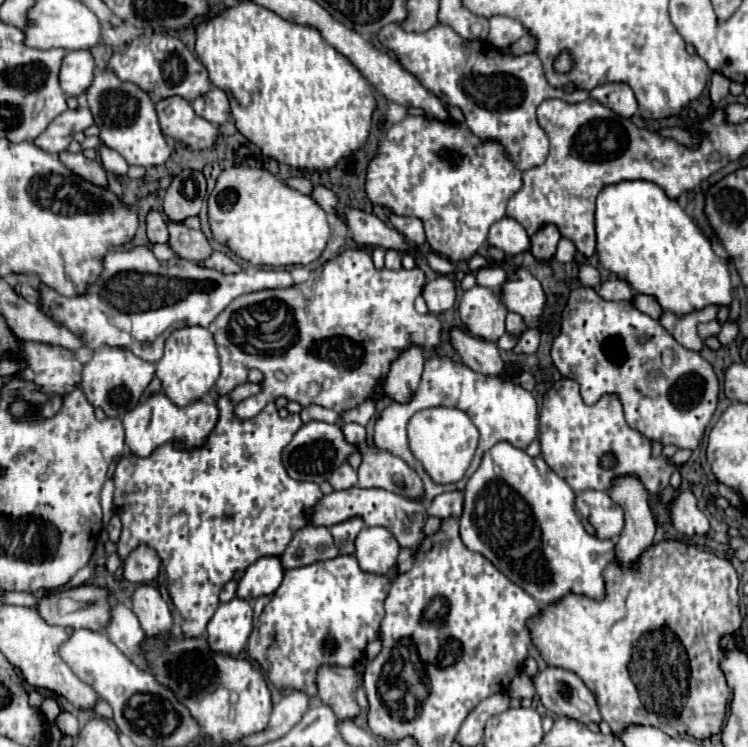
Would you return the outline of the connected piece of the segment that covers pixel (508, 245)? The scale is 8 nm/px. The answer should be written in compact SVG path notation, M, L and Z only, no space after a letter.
M507 216L489 228L487 242L489 246L503 250L507 256L515 256L529 250L529 236L525 228L515 218Z

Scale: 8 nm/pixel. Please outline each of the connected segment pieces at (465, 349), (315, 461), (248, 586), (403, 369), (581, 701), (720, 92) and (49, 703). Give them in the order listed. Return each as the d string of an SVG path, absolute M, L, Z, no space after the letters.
M451 330L451 340L461 360L473 372L479 372L485 376L501 376L501 372L505 374L505 366L501 362L497 344L469 336L461 330Z
M307 422L299 428L299 432L295 432L293 440L283 448L283 466L287 470L287 474L293 480L305 480L305 482L315 482L321 484L325 480L329 480L331 472L335 468L339 468L339 464L345 462L345 458L355 450L355 446L347 444L341 428L335 424L327 424L327 422Z
M259 558L245 570L239 582L237 596L243 600L255 600L259 596L271 596L283 580L283 566L279 558Z
M421 348L405 350L391 364L387 380L383 384L385 396L389 396L393 402L401 402L401 404L411 400L411 396L415 396L415 388L419 388L423 364L425 364L425 358L423 358Z
M545 668L535 678L535 690L541 698L541 704L557 714L557 716L571 716L581 724L601 722L599 708L595 704L595 696L589 688L569 670L563 668Z
M715 72L713 76L711 76L711 100L713 100L713 104L717 104L721 98L725 98L727 94L729 94L729 82L731 80L727 80L723 74L719 74L719 72Z
M49 698L41 704L41 714L45 716L45 720L55 720L59 716L59 712L61 712L61 708L53 698Z

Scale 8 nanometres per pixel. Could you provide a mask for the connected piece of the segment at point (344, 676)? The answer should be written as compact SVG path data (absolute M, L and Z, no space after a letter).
M321 666L317 674L319 698L323 704L331 704L337 720L353 720L359 716L361 708L355 700L355 692L361 686L363 676L355 668Z

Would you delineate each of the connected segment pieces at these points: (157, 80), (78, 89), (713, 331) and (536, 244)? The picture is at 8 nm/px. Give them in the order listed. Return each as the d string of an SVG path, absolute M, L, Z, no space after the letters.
M167 32L139 36L137 40L129 44L125 52L117 52L111 56L109 68L121 80L135 82L139 88L143 88L151 96L153 102L159 102L171 96L181 96L193 102L195 98L203 96L203 92L211 90L211 82L209 82L209 74L205 66L187 50L187 46L179 38Z
M89 50L67 52L61 64L59 82L67 96L79 96L93 80L93 56Z
M713 320L708 323L700 323L698 325L698 334L700 338L704 341L710 336L717 336L720 332L721 325L717 320Z
M553 224L543 226L531 238L531 254L535 256L535 260L547 262L547 260L551 260L555 256L555 250L557 250L559 240L561 240L561 234L559 234L559 230Z

